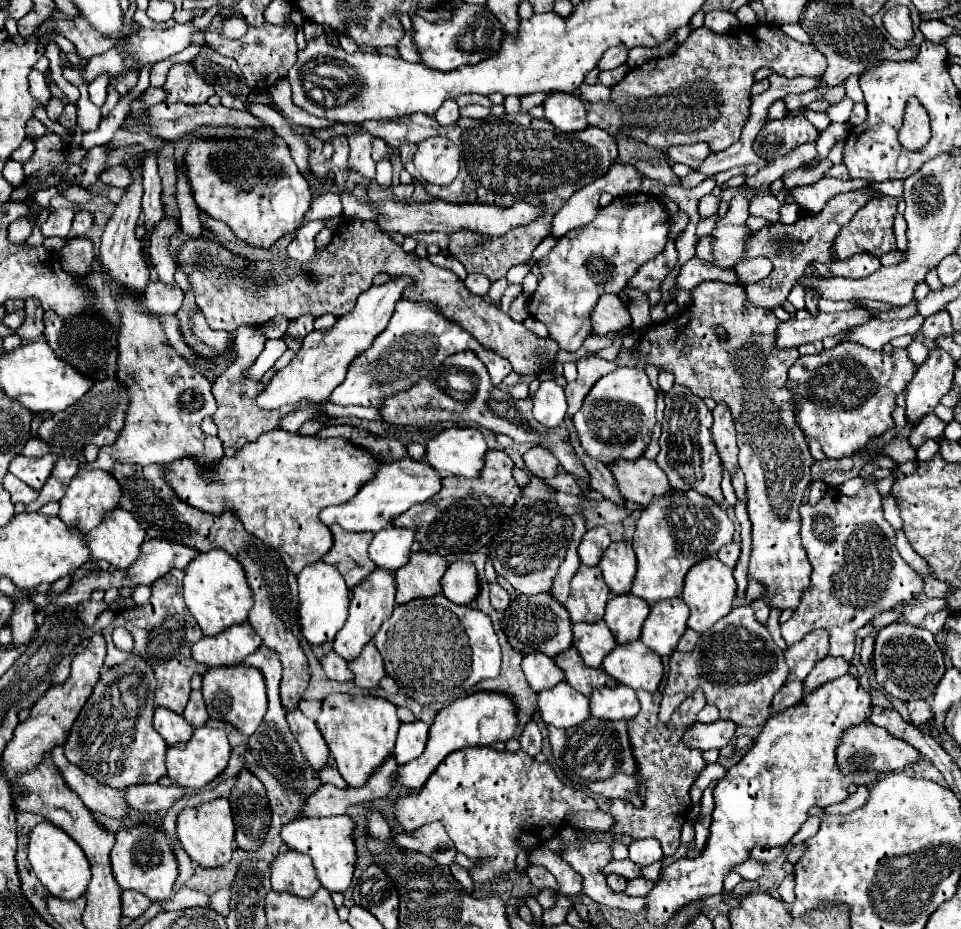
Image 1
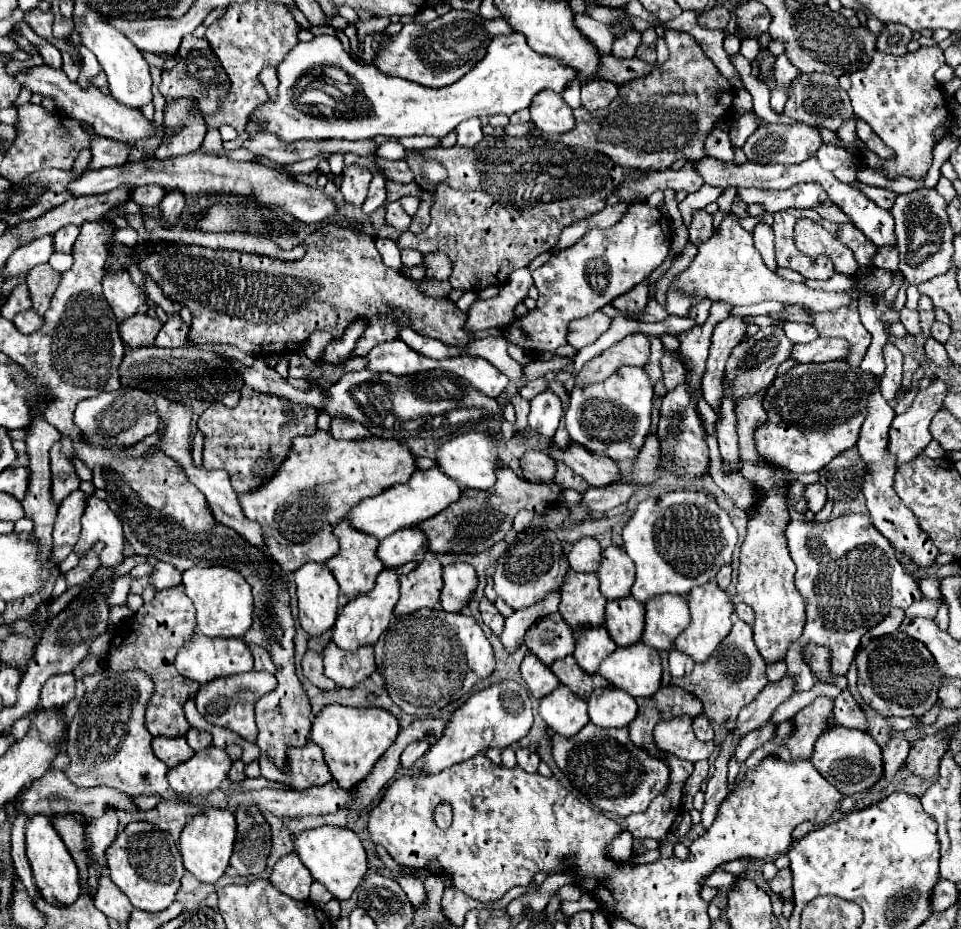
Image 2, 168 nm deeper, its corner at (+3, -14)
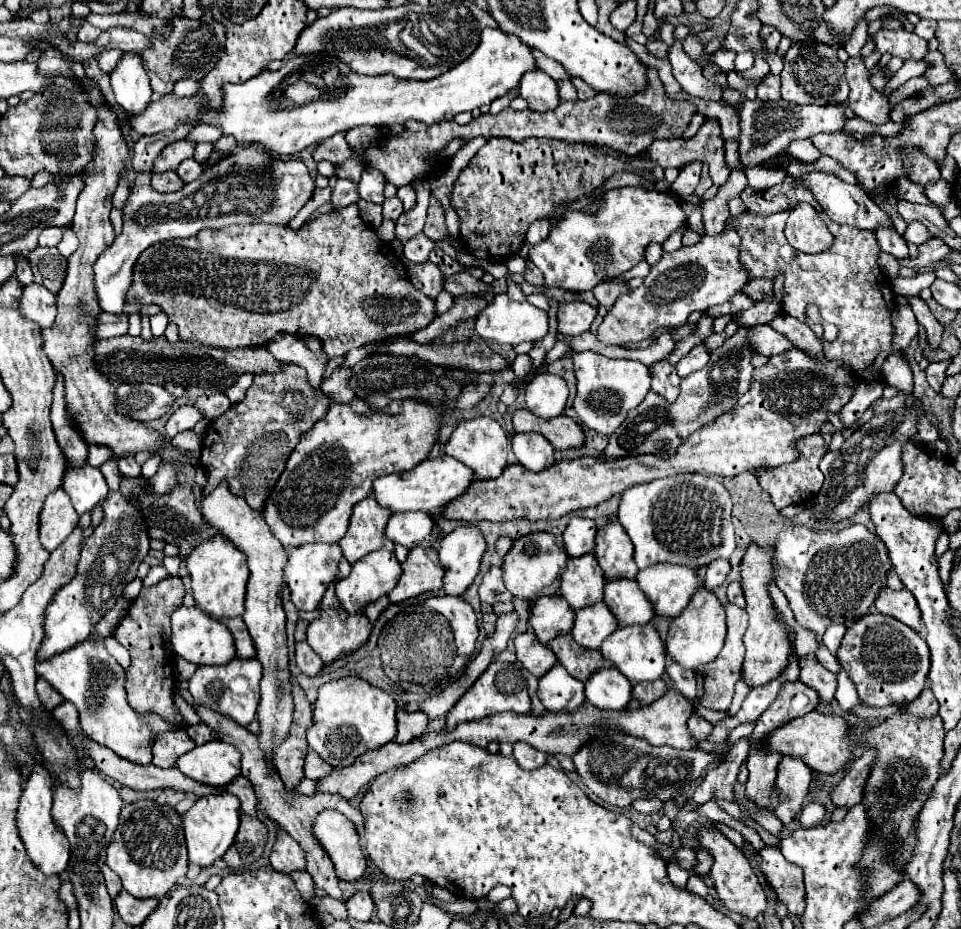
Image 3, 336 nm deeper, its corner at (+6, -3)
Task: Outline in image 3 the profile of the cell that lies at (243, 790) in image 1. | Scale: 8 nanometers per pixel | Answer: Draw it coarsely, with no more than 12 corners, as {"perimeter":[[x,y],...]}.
{"perimeter":[[241,813],[235,843],[223,855],[231,869],[247,867],[263,855],[267,827]]}

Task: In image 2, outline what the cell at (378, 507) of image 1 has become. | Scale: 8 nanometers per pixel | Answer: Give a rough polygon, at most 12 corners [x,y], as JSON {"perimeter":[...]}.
{"perimeter":[[416,470],[404,484],[362,500],[348,516],[384,540],[458,502],[442,470]]}

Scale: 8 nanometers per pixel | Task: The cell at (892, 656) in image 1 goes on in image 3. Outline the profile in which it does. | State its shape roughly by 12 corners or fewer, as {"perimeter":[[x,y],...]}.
{"perimeter":[[869,613],[837,659],[861,701],[911,703],[929,681],[925,639]]}

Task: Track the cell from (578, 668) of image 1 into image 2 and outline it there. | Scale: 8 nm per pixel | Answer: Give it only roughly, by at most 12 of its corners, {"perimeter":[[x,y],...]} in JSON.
{"perimeter":[[574,656],[554,662],[552,672],[576,696],[608,688],[600,674],[586,674]]}

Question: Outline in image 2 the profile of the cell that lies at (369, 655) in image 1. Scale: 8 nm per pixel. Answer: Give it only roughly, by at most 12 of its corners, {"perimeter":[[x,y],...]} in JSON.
{"perimeter":[[328,642],[324,674],[354,688],[376,670],[374,646],[350,654]]}

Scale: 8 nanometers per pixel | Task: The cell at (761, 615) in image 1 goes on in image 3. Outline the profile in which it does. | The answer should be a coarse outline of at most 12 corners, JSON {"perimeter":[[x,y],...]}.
{"perimeter":[[737,581],[729,583],[727,599],[745,607],[743,589]]}

